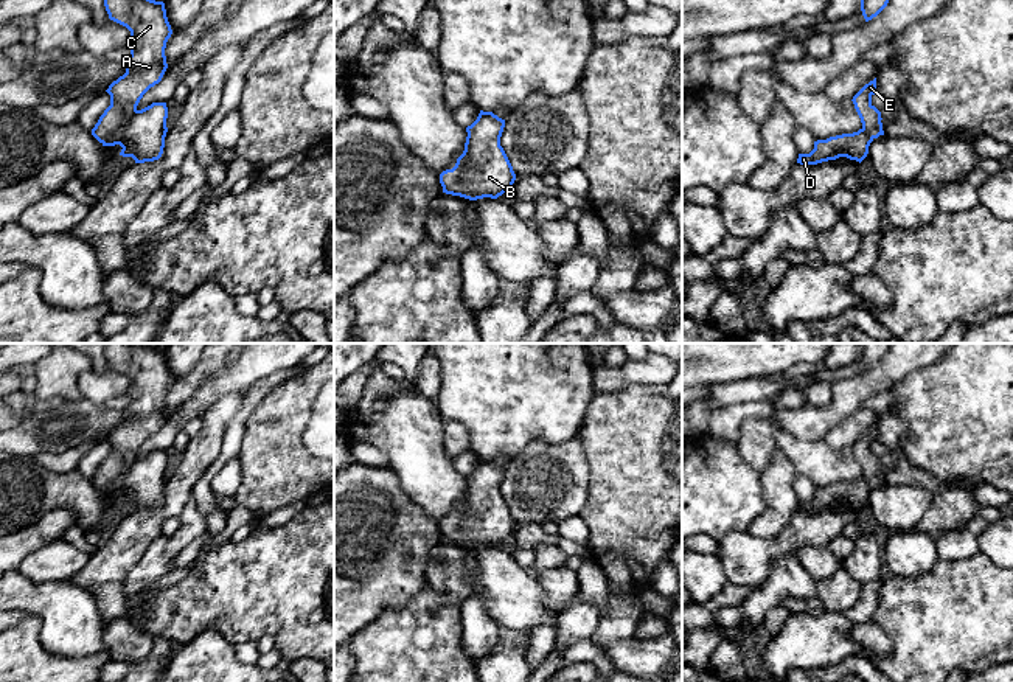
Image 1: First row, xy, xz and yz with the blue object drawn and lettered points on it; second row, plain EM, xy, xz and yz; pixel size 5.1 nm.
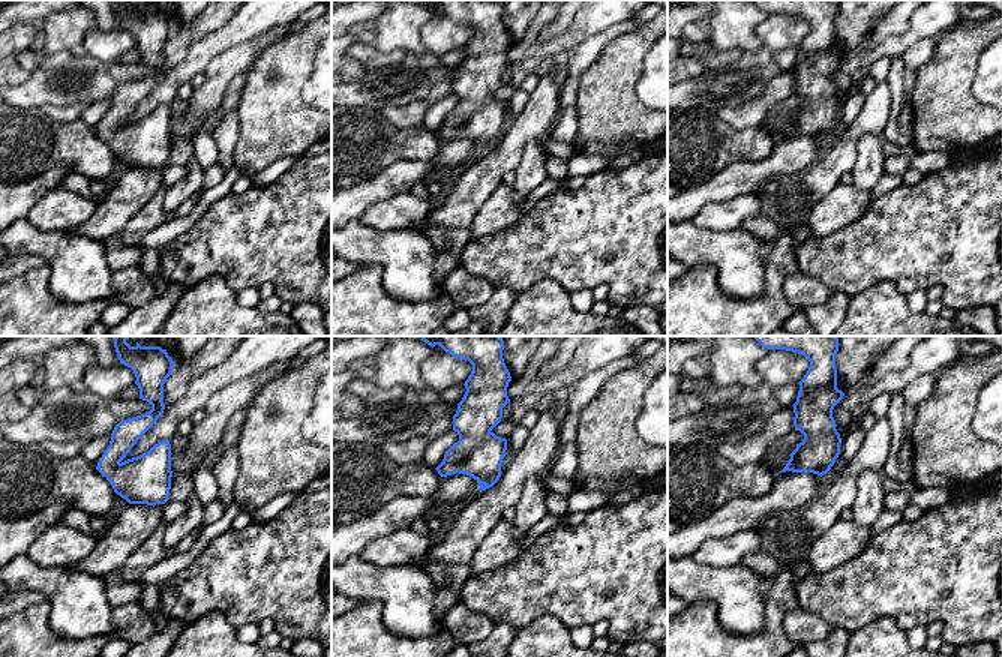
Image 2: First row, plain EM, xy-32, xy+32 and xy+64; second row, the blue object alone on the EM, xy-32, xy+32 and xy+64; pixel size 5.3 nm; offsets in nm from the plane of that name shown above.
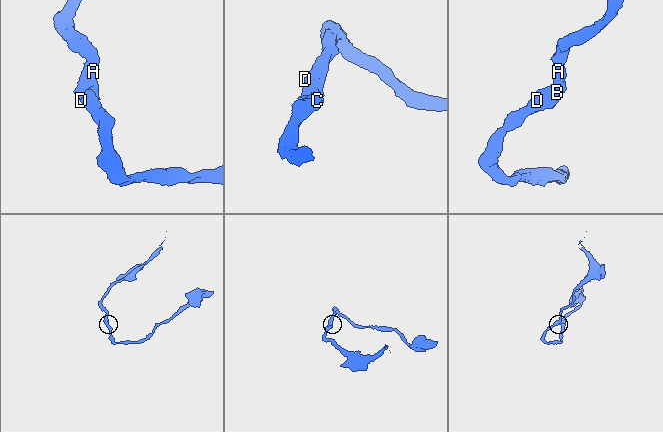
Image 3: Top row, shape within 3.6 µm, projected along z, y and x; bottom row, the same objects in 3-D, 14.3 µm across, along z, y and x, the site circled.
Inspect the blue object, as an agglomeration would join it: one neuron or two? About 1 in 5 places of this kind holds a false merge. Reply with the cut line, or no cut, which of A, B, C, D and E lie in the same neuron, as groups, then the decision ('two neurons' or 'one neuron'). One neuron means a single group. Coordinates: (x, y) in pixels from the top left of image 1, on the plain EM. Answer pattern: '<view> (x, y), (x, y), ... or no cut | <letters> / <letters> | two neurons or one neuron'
no cut | A B C D E | one neuron

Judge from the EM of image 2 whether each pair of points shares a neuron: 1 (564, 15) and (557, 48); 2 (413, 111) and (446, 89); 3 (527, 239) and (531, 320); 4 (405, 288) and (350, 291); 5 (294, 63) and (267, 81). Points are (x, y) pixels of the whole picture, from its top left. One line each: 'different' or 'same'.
1: different
2: same
3: different
4: different
5: same

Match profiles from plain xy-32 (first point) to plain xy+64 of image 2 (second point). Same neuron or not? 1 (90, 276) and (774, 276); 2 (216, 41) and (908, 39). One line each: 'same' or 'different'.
1: different
2: same

